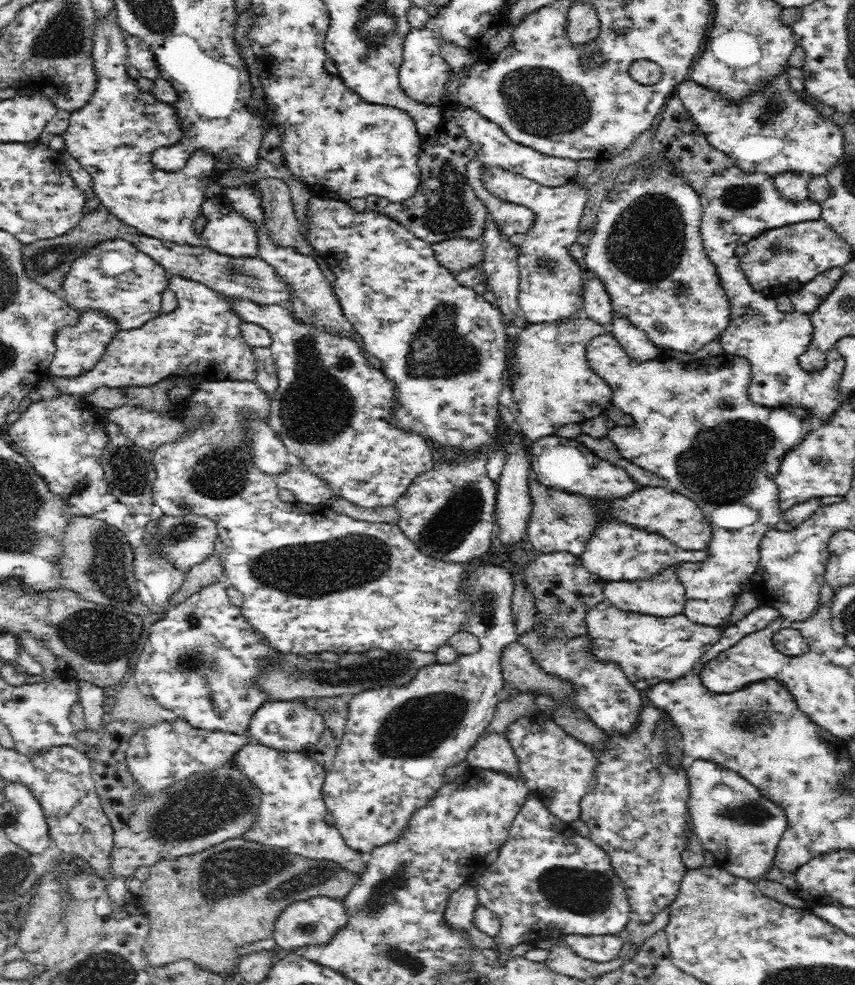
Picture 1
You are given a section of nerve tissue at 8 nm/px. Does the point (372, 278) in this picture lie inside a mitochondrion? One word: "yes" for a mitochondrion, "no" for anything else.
no

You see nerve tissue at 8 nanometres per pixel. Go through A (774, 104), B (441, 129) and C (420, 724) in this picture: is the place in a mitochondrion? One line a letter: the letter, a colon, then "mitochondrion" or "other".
A: mitochondrion
B: other
C: mitochondrion

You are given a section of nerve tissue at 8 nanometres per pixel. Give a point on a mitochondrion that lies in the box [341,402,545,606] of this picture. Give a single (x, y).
(449, 527)

